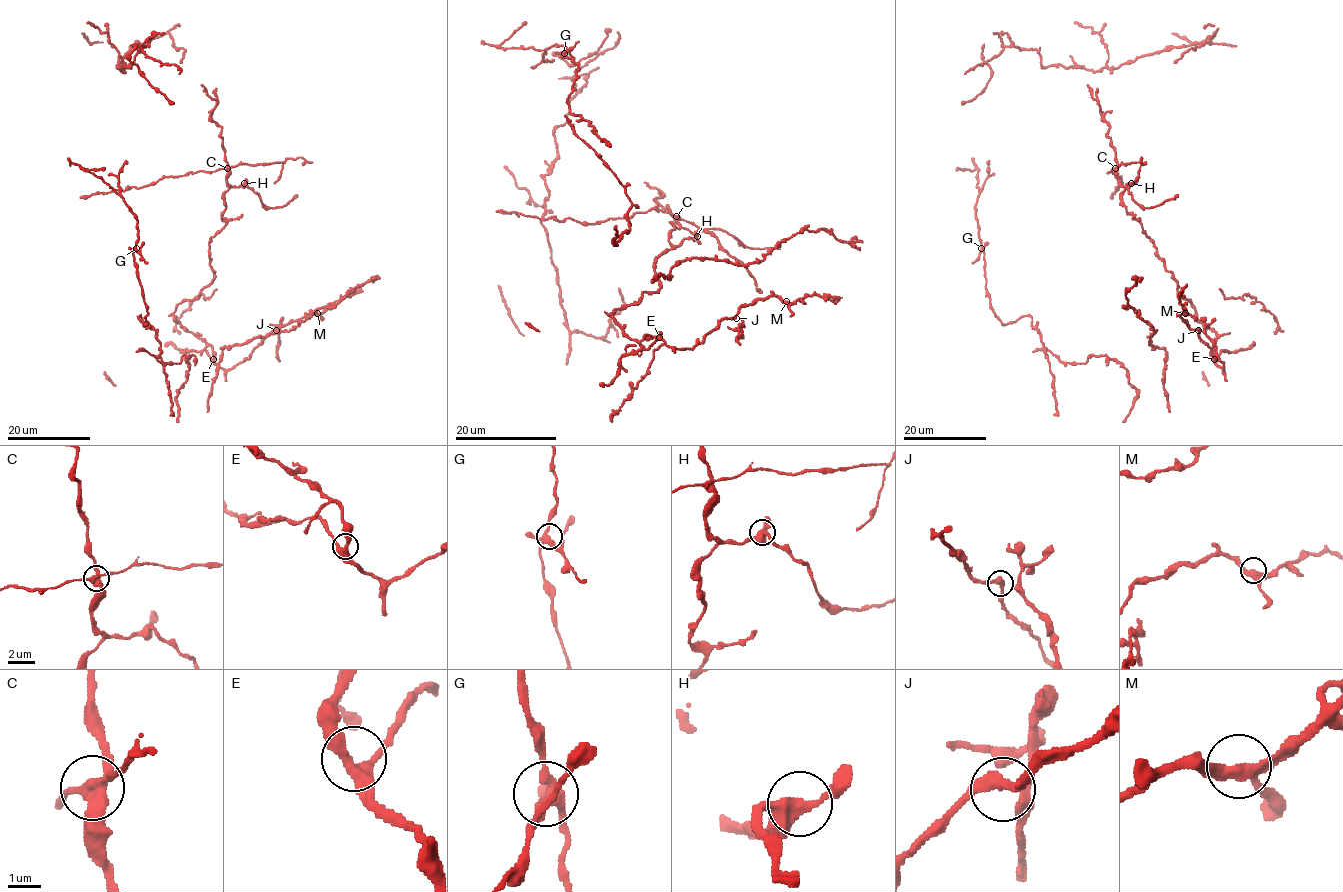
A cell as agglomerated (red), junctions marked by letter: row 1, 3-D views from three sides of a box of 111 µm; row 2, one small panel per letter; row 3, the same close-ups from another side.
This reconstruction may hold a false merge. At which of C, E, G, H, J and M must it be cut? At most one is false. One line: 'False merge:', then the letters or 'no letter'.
False merge: C

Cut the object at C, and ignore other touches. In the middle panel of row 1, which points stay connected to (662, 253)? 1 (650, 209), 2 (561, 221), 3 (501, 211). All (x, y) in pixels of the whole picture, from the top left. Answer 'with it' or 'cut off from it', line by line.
1: cut off from it
2: cut off from it
3: cut off from it

